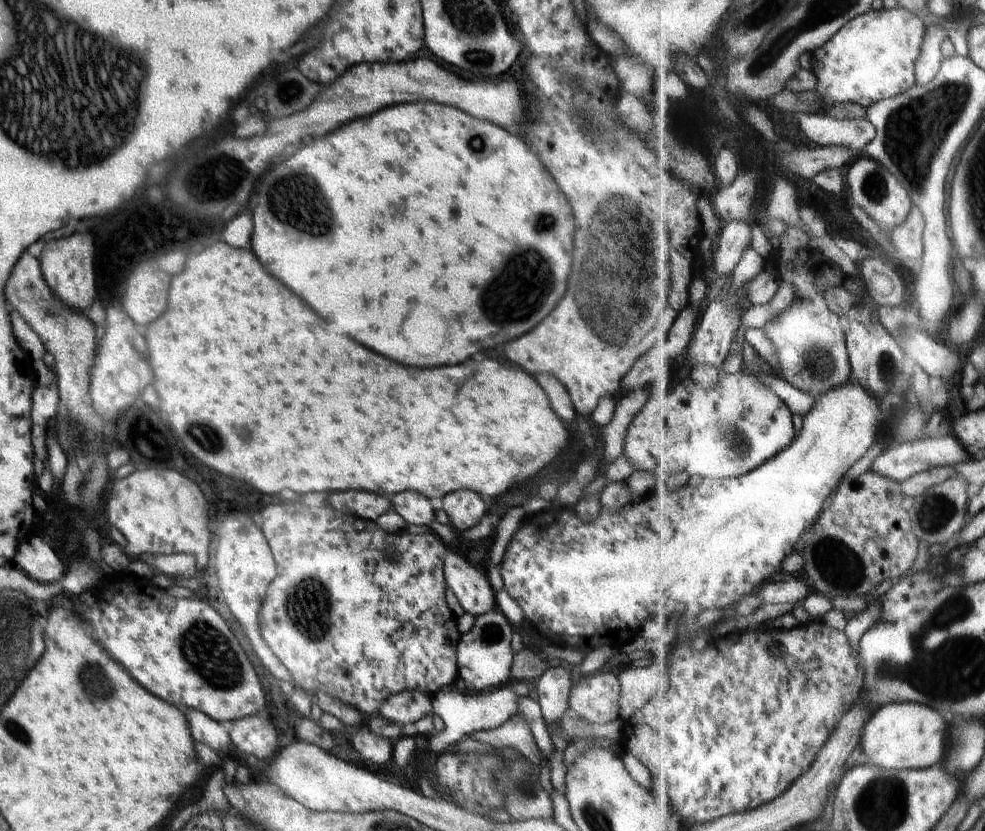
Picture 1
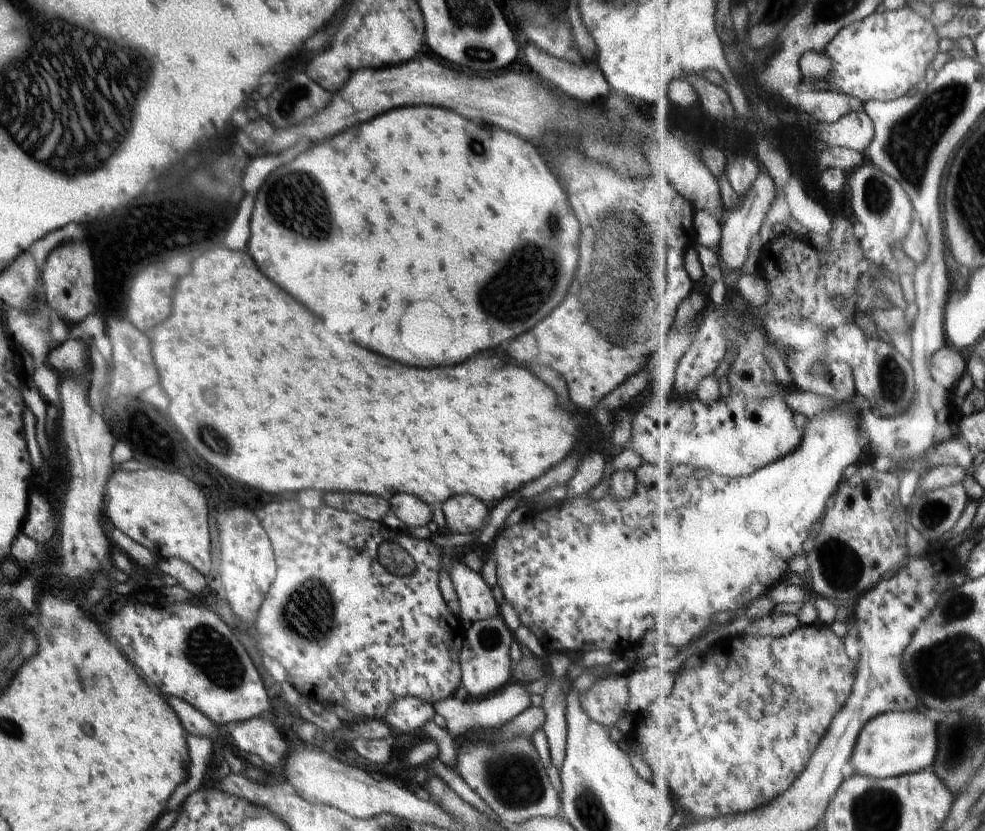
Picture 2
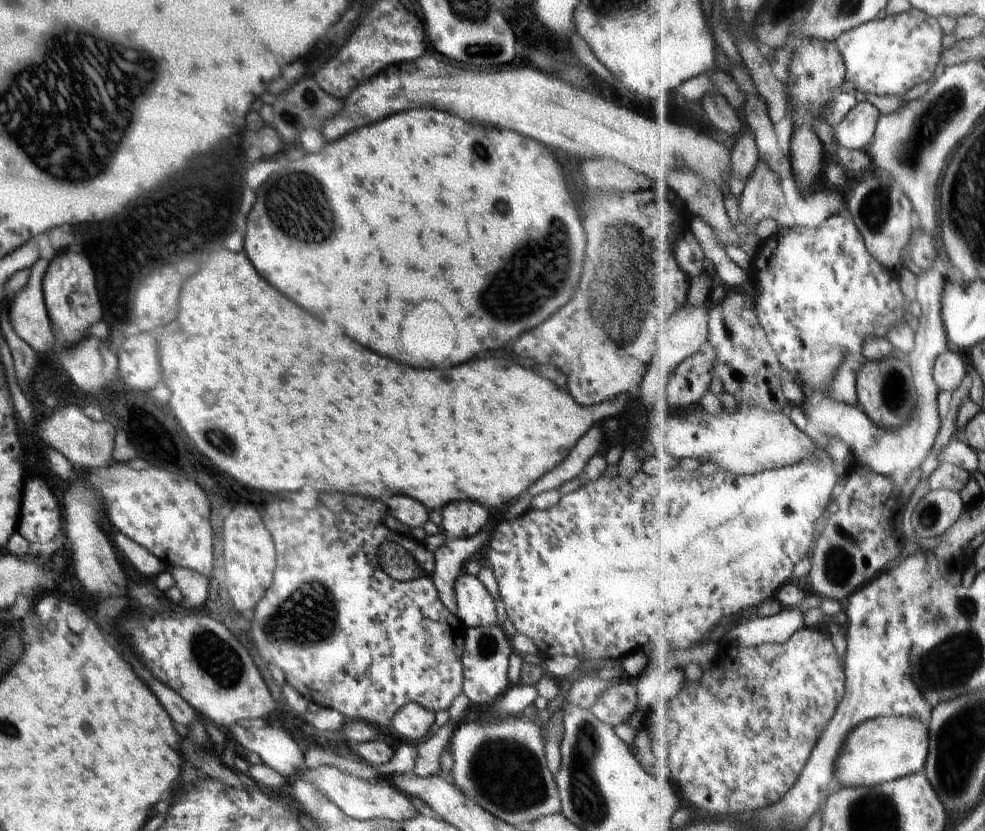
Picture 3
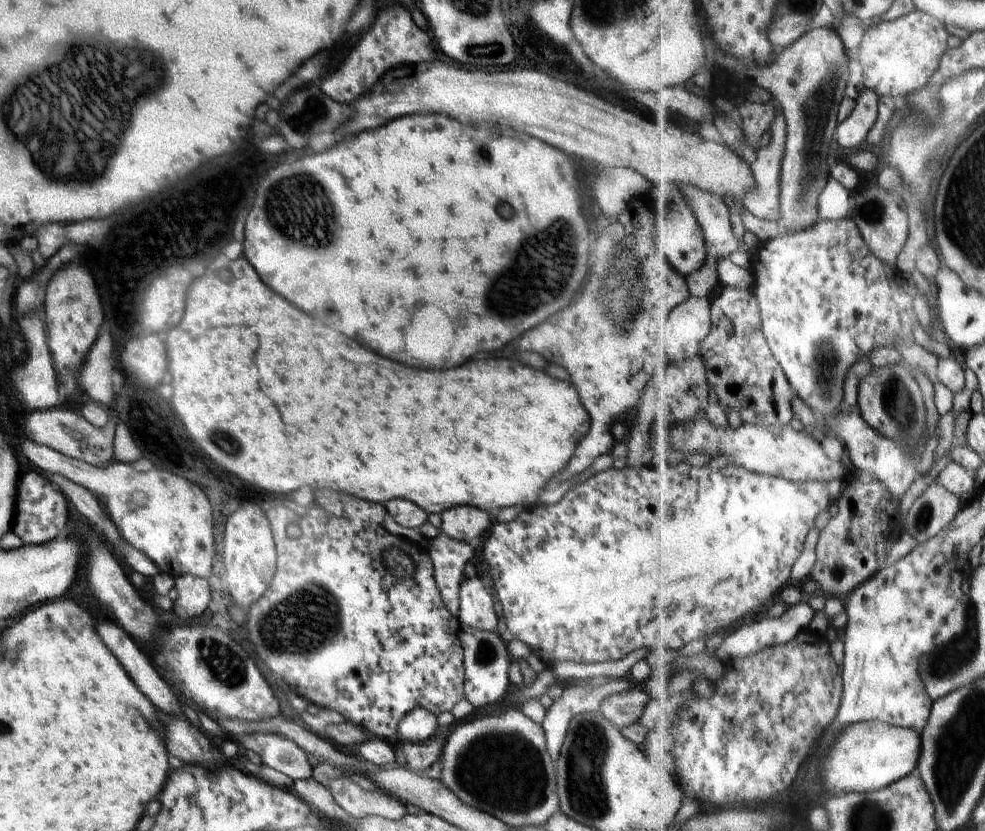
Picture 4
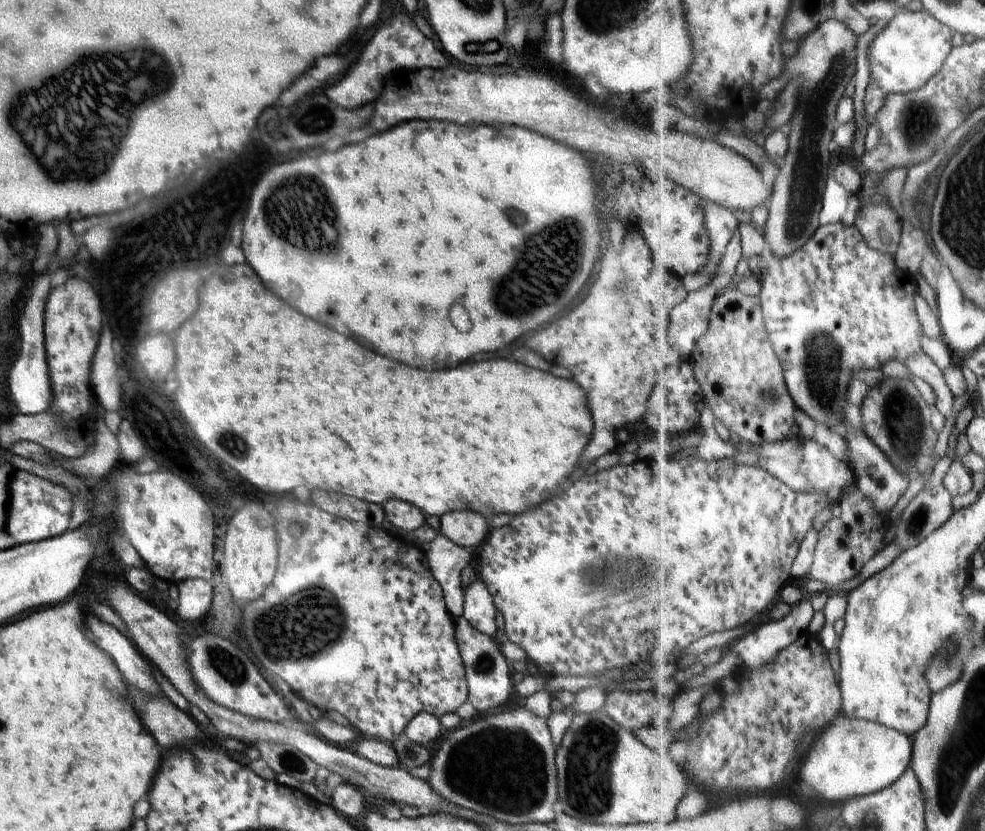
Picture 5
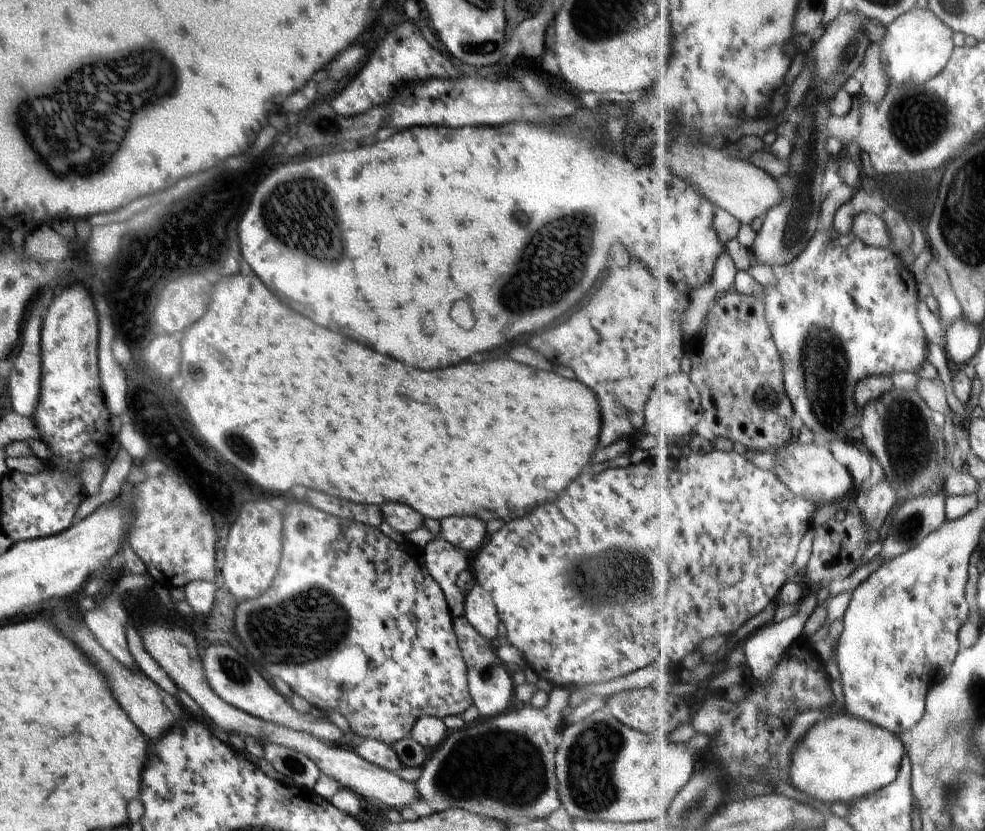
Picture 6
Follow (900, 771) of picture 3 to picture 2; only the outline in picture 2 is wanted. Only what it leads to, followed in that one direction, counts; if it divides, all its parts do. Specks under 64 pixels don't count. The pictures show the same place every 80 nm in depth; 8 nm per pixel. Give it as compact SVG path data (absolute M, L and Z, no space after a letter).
M892 711L873 718L858 739L853 766L856 775L874 778L902 777L934 767L940 749L939 723L922 711Z

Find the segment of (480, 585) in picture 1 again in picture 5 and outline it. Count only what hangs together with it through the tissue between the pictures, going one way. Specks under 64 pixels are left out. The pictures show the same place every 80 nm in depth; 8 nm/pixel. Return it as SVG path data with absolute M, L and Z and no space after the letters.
M480 581L470 584L463 592L462 618L485 636L496 635L496 606L486 586Z

